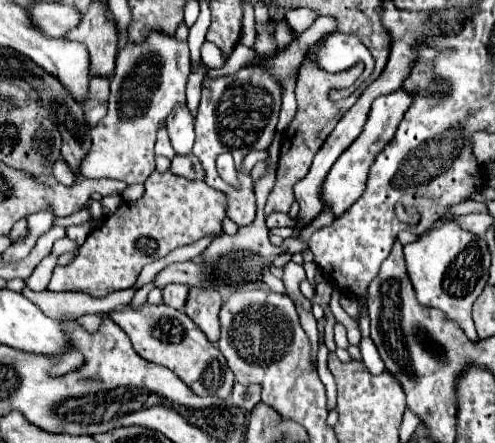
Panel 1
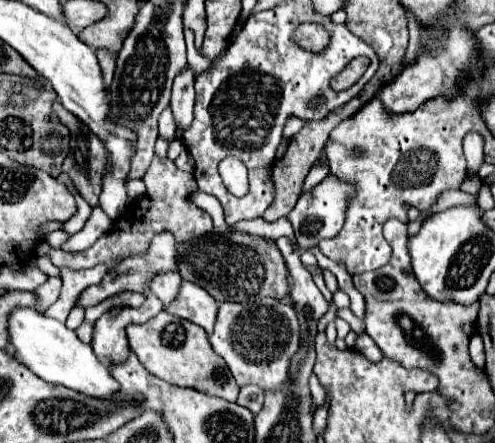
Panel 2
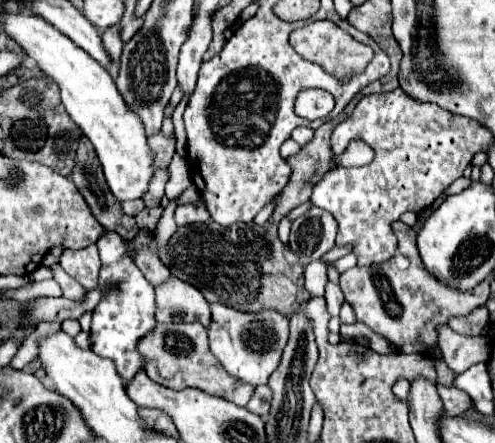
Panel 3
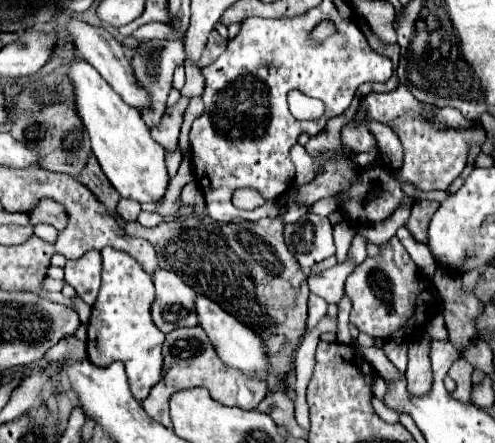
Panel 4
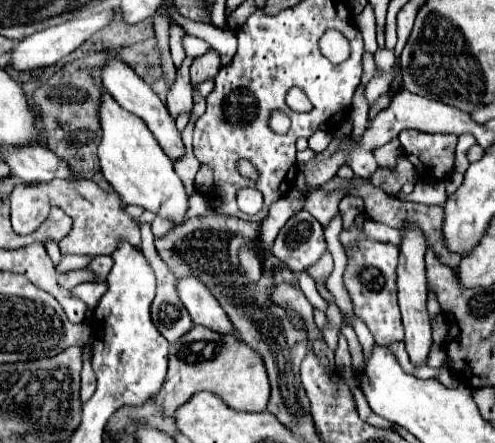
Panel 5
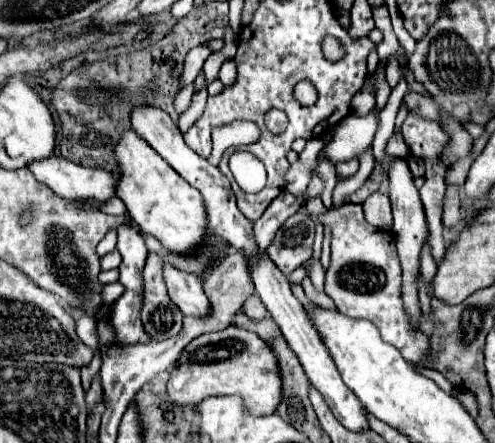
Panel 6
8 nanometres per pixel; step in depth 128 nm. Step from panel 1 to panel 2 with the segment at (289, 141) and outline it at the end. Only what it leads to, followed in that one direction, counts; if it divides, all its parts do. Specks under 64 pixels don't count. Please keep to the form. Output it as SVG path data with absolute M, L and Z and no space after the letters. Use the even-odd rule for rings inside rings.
M342 106L342 108L334 110L334 112L330 112L322 122L304 122L304 128L300 130L300 134L290 140L290 146L288 146L284 158L278 160L276 166L274 166L276 198L274 198L274 202L270 204L270 208L264 212L263 218L266 221L276 221L278 218L282 218L282 216L286 216L286 214L292 212L292 209L296 206L296 202L298 202L298 198L300 198L300 194L302 194L302 184L304 184L304 180L306 180L312 164L320 158L320 154L322 154L322 150L324 150L324 146L326 146L326 142L328 142L330 132L332 132L342 120L350 118L358 108L360 108L360 106Z

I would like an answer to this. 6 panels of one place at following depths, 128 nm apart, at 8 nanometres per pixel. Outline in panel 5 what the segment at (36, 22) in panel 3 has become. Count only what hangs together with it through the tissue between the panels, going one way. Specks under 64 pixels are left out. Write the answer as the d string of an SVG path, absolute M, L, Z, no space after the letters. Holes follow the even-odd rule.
M108 92L102 94L102 104L100 104L100 126L102 126L102 142L98 146L98 158L102 166L102 174L108 184L118 192L120 200L124 204L134 204L142 206L148 212L154 212L160 218L172 220L174 226L182 224L190 204L188 204L188 194L174 172L172 160L164 156L164 150L158 148L156 138L152 132L148 132L146 124L140 122L138 116L132 116L124 108L112 100Z

